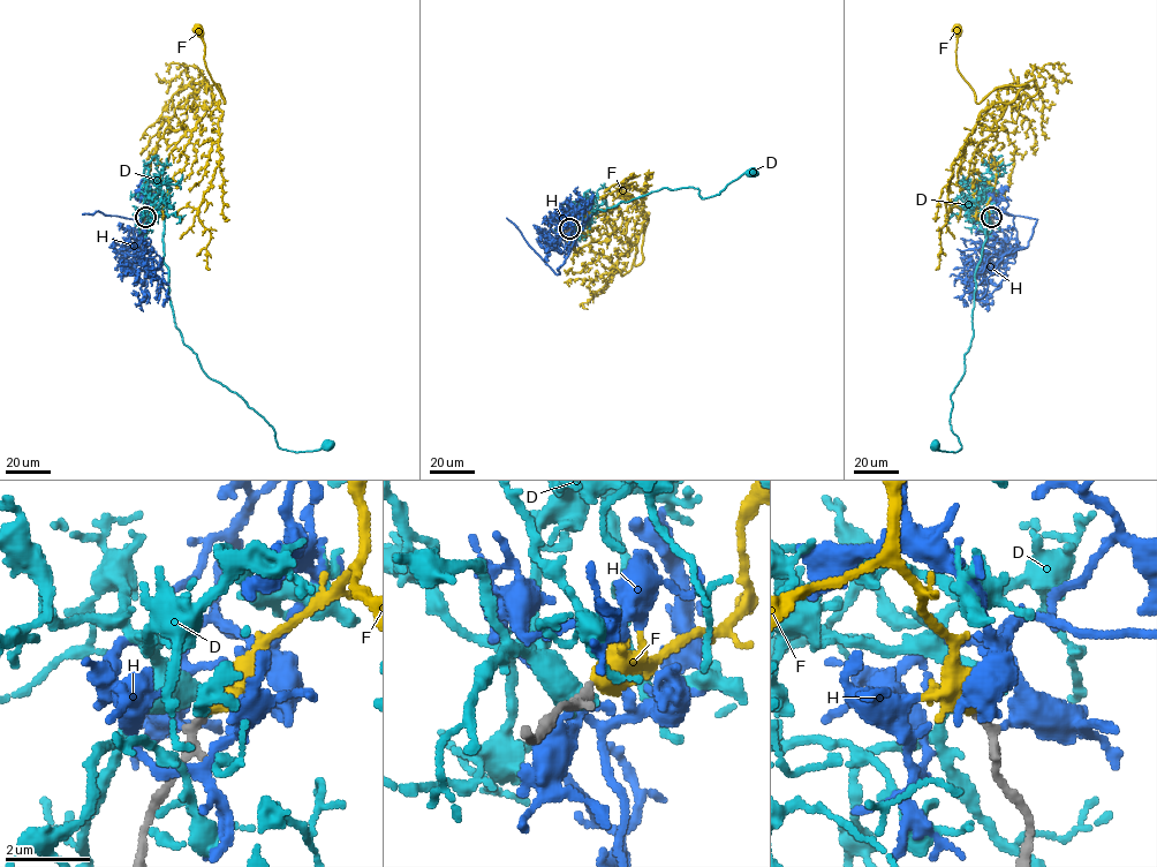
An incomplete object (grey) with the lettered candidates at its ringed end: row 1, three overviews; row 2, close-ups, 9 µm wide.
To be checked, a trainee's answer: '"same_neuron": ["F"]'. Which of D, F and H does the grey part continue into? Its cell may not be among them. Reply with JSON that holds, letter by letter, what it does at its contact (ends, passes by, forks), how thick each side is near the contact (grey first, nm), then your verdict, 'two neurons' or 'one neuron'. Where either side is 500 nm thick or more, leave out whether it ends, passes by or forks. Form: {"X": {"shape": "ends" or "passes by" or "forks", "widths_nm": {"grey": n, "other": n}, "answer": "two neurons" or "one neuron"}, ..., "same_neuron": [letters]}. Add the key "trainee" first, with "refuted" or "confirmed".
{"trainee": "confirmed", "D": {"shape": "ends", "widths_nm": {"grey": 240, "other": 360}, "answer": "two neurons"}, "F": {"widths_nm": {"grey": 240, "other": 550}, "answer": "one neuron"}, "H": {"shape": "ends", "widths_nm": {"grey": 280, "other": 400}, "answer": "two neurons"}, "same_neuron": ["F"]}

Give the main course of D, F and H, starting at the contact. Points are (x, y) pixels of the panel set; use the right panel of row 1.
D: (992, 218), (977, 205), (985, 241), (975, 272), (973, 337), (951, 399), (961, 447), (940, 451), (934, 444)
F: (991, 218), (987, 203), (997, 171), (991, 128), (1028, 85), (996, 87), (977, 103), (957, 67), (958, 31)
H: (992, 218), (993, 212), (1012, 216), (1018, 244), (1021, 248), (1027, 246), (1036, 219), (998, 211), (981, 215)

